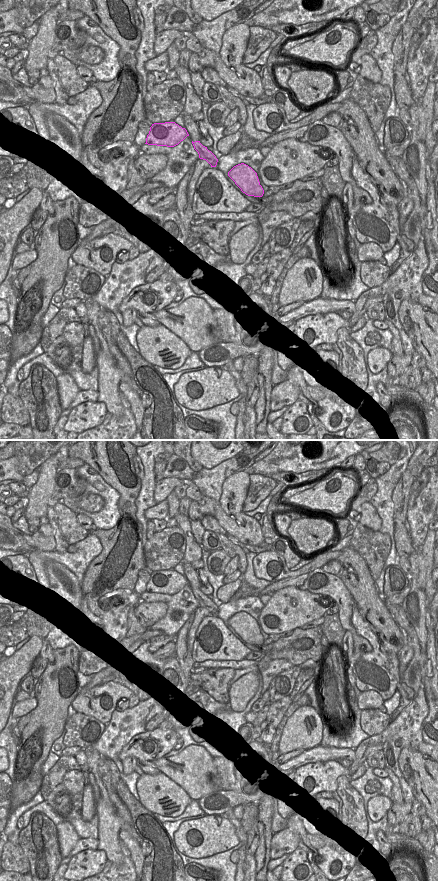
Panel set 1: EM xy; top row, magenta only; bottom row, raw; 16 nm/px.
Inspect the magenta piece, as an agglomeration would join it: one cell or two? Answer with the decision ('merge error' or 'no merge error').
no merge error

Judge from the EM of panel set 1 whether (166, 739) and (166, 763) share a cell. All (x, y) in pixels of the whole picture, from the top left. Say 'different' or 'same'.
different

